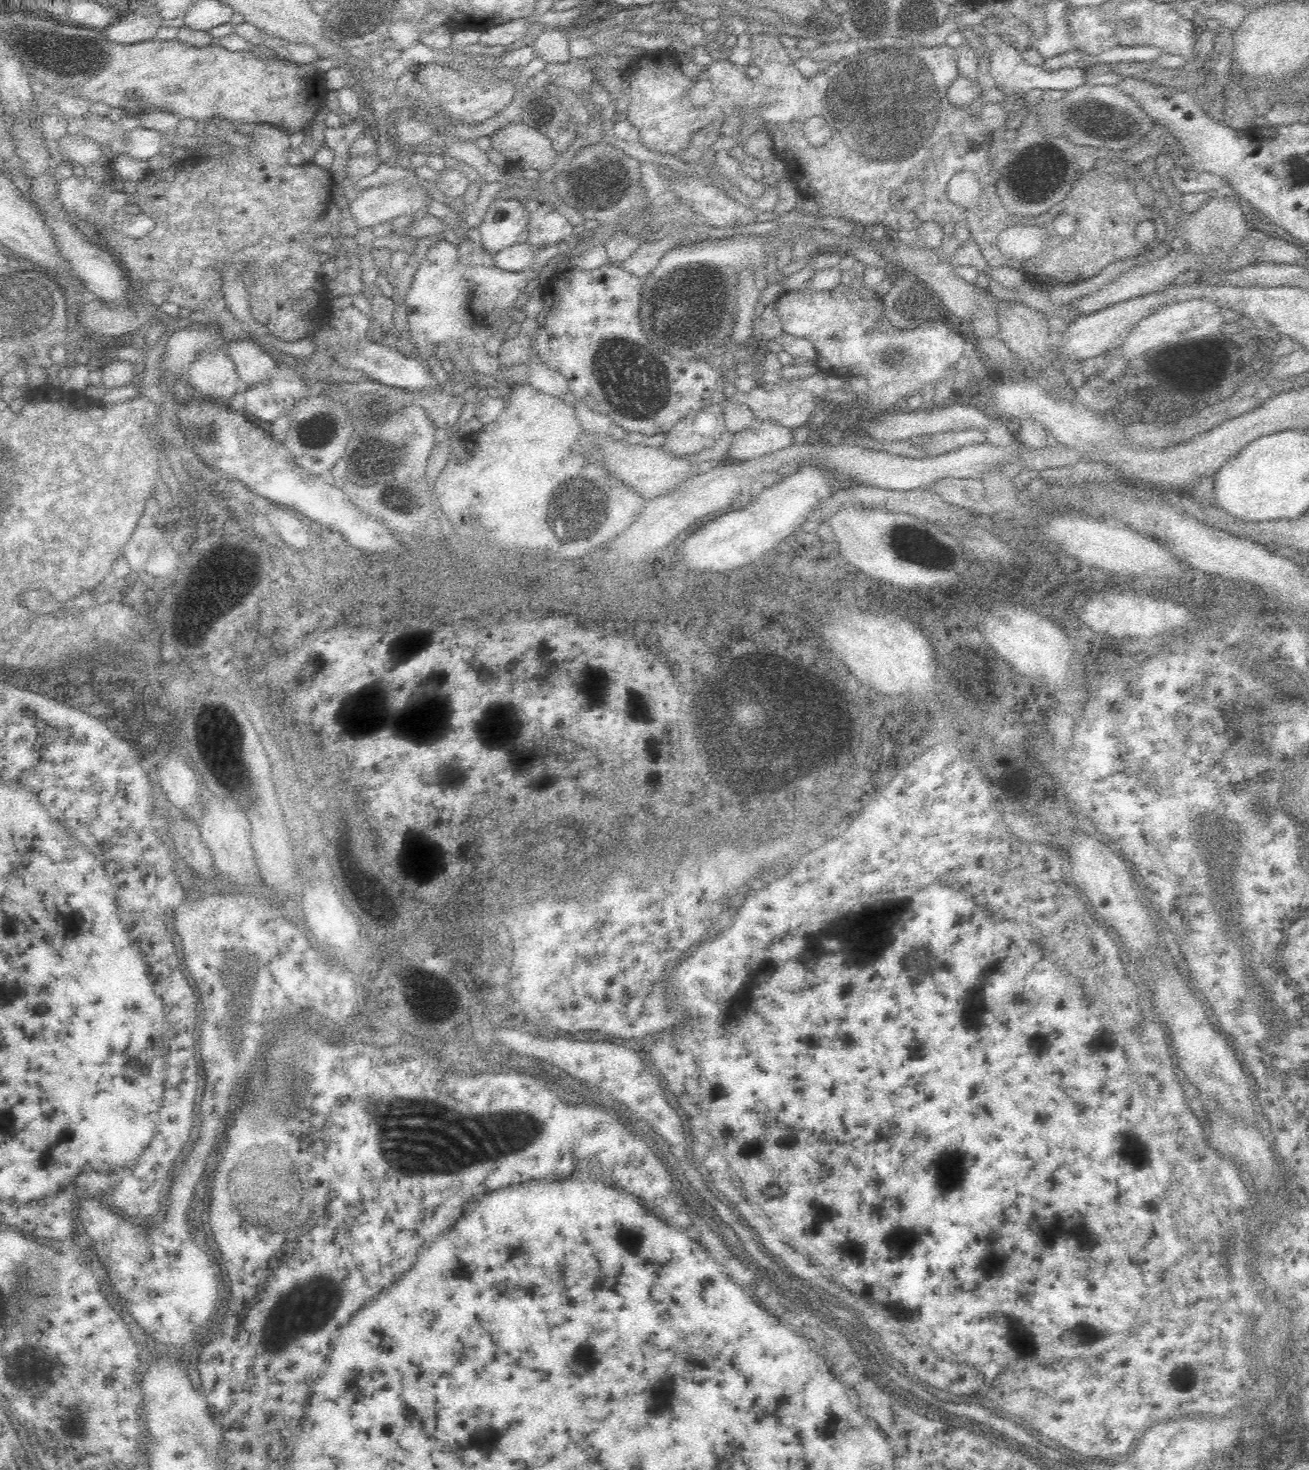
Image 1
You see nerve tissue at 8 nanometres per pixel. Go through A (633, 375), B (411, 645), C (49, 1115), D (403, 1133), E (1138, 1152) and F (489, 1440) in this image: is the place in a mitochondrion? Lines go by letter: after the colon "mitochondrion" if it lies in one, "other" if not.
A: mitochondrion
B: other
C: other
D: mitochondrion
E: mitochondrion
F: other

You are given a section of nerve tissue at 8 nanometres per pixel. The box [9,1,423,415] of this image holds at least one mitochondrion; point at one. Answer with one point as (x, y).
(58, 53)

